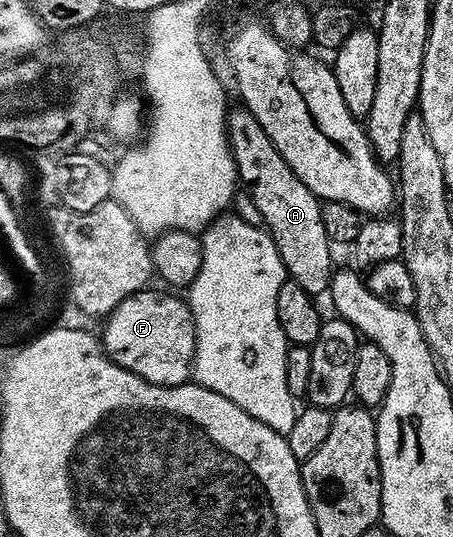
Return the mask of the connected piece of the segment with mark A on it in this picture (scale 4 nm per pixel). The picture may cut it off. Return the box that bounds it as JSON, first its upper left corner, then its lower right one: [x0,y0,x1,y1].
[226,107,330,297]

